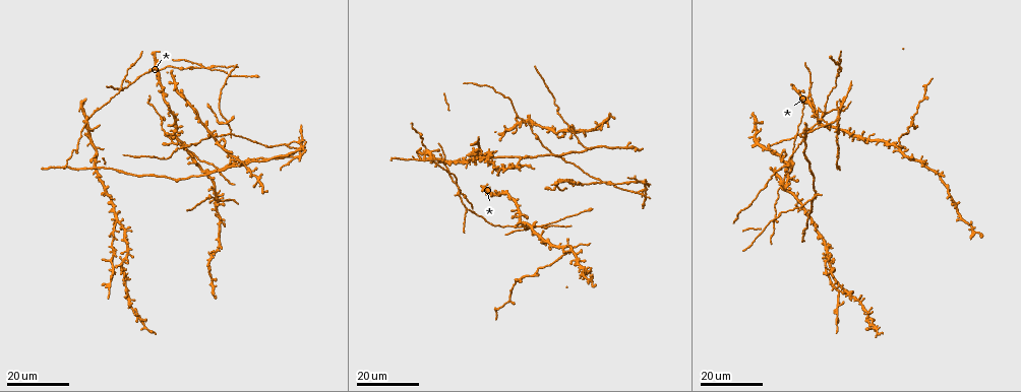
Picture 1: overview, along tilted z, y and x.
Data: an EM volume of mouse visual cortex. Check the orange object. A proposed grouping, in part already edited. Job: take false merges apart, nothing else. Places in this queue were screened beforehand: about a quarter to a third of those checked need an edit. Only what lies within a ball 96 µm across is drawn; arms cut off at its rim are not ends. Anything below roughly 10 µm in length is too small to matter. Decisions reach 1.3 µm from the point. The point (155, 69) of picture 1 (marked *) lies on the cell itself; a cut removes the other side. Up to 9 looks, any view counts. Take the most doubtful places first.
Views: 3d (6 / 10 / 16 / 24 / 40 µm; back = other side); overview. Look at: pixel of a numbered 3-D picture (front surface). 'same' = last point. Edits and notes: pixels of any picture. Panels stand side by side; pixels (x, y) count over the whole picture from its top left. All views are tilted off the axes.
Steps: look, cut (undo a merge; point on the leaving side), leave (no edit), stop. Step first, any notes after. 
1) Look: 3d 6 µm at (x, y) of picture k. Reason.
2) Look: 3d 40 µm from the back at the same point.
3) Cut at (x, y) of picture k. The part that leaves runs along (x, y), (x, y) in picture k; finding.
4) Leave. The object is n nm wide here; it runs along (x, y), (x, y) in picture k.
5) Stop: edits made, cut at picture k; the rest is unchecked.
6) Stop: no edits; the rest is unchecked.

Look: 3d 24 µm at (211, 133) of picture 1. Two arms at a narrow angle.

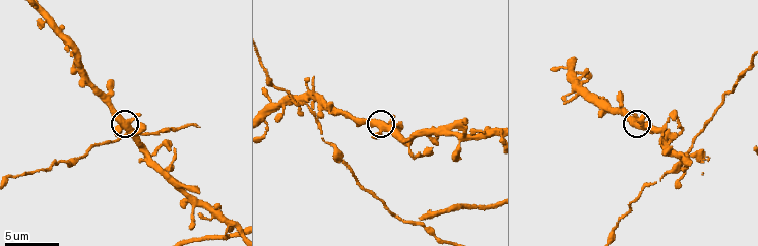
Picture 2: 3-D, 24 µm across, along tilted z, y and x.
Look: 3d 10 µm at (381, 130) of picture 2.

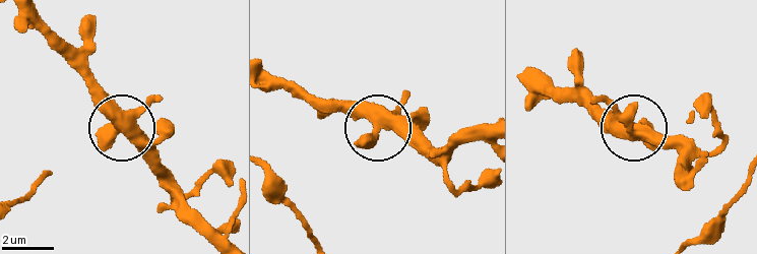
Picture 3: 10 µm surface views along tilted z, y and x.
Leave. The object is 460 nm wide here; one cell here.

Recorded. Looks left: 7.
Look: 3d 24 µm at (425, 148) of picture 1. Thin arm on a thick one.

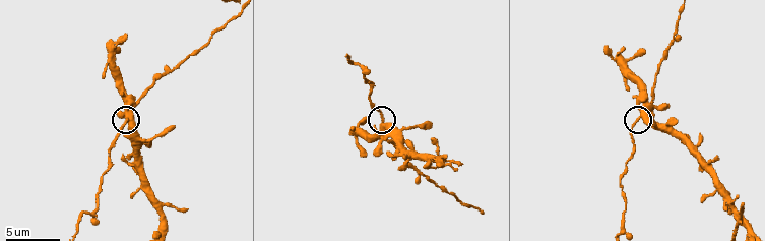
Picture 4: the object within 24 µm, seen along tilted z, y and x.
Look: 3d 10 µm at (640, 118) of picture 4. Closer look.

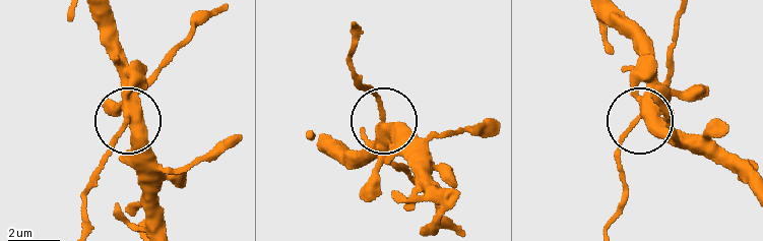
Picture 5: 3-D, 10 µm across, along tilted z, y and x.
Look: 3d 6 µm at (387, 123) of picture 5. Closer look.

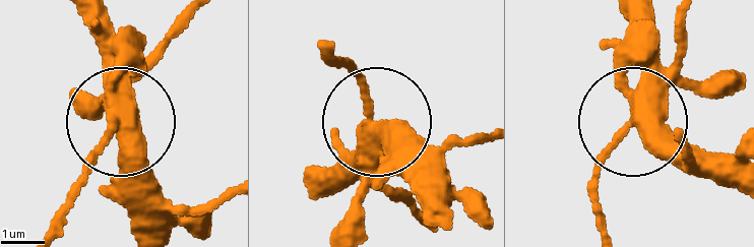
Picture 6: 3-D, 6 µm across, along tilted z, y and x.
Leave. It runs along (680, 17), (660, 91), (597, 175), (597, 220) in picture 6; one cell here.

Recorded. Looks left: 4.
Look: 3d 16 µm at (258, 183) of picture 1. Four or more arms meet.

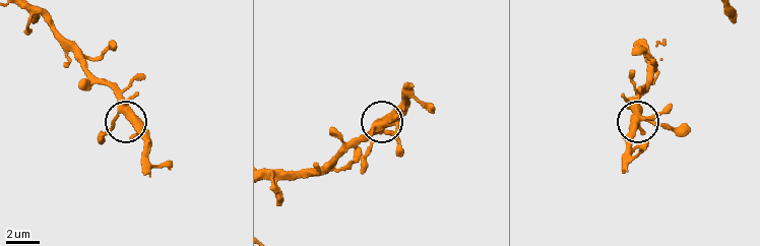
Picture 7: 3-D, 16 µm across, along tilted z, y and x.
Look: 3d 6 µm at (373, 130) of picture 7.

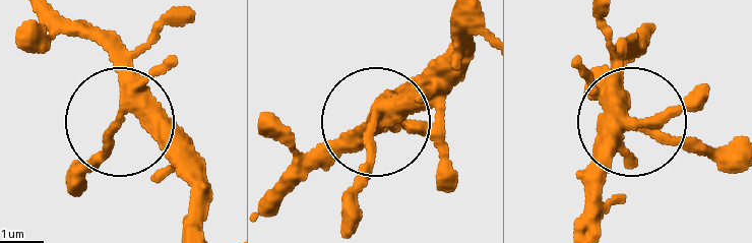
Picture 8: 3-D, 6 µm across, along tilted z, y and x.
Leave. All the same cell.

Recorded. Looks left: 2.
Look: 3d 6 µm at (231, 223) of picture 2. Four-way junction.

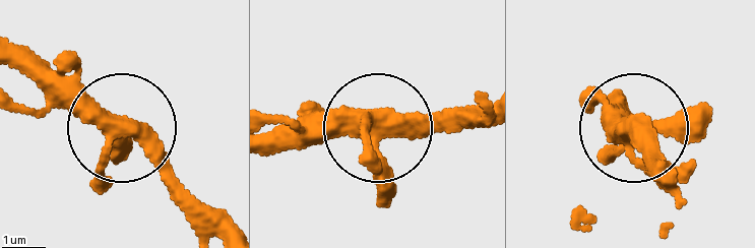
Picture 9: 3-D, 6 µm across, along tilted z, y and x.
Look: 3d 6 µm from the back at (124, 128) of picture 9. From behind.

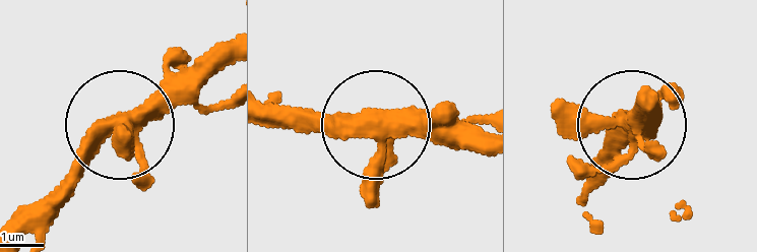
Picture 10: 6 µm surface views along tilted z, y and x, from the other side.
Leave. 4 arms meet here; all the same cell.

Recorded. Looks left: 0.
Stop: no edits; the rest is unchecked.

